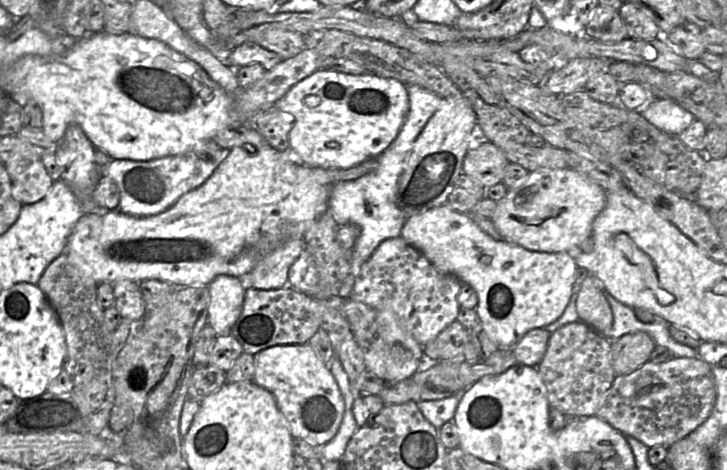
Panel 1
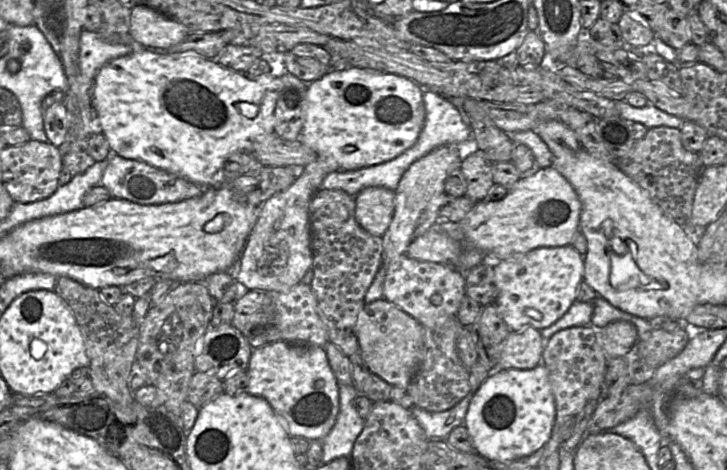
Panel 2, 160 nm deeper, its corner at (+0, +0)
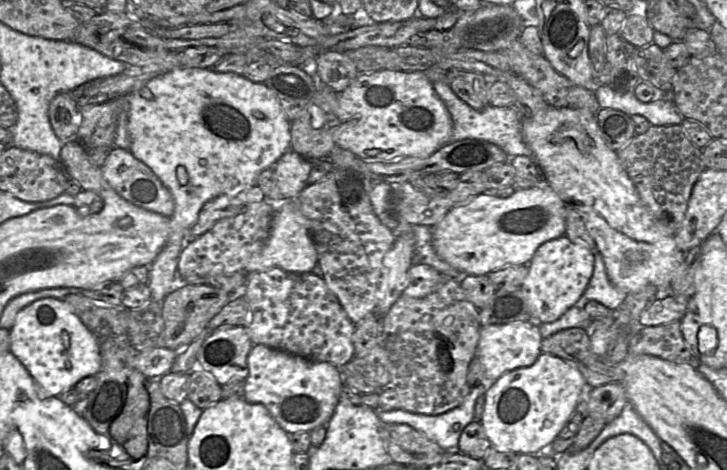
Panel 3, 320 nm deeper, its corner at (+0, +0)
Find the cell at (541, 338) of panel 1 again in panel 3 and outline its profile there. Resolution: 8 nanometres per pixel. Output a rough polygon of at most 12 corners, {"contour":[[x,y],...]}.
{"contour":[[538,323],[480,326],[484,384],[532,366],[542,353]]}

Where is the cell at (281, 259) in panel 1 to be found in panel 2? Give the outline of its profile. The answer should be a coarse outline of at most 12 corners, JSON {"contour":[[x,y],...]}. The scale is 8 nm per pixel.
{"contour":[[331,69],[298,140],[316,153],[268,199],[237,264],[244,290],[286,292],[313,261],[326,175],[387,162],[424,124],[411,79]]}

